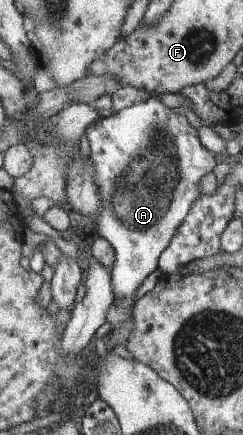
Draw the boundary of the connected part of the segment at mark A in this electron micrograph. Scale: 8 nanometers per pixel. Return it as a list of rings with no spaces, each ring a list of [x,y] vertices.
[[[149,98],[146,101],[141,101],[140,103],[134,103],[130,107],[115,113],[111,117],[101,117],[97,120],[87,131],[87,137],[89,140],[90,154],[89,158],[96,169],[96,183],[100,189],[100,199],[102,199],[102,209],[100,209],[100,219],[96,223],[94,234],[96,236],[101,236],[107,241],[110,241],[112,247],[114,247],[116,261],[114,261],[114,268],[112,270],[112,280],[114,283],[114,293],[116,293],[116,299],[114,305],[110,307],[108,311],[107,322],[111,326],[111,333],[109,334],[109,346],[113,345],[124,345],[126,346],[126,341],[128,340],[128,335],[132,331],[132,321],[130,307],[134,303],[134,293],[138,289],[140,282],[148,276],[152,271],[158,267],[159,256],[163,254],[167,247],[171,243],[171,239],[174,237],[176,231],[180,226],[183,225],[183,221],[187,218],[190,213],[192,206],[195,202],[198,202],[200,197],[198,197],[198,179],[208,173],[212,167],[214,167],[214,159],[212,159],[213,153],[202,147],[196,129],[190,127],[189,123],[186,121],[184,115],[174,113],[172,109],[164,107],[157,98]]]

